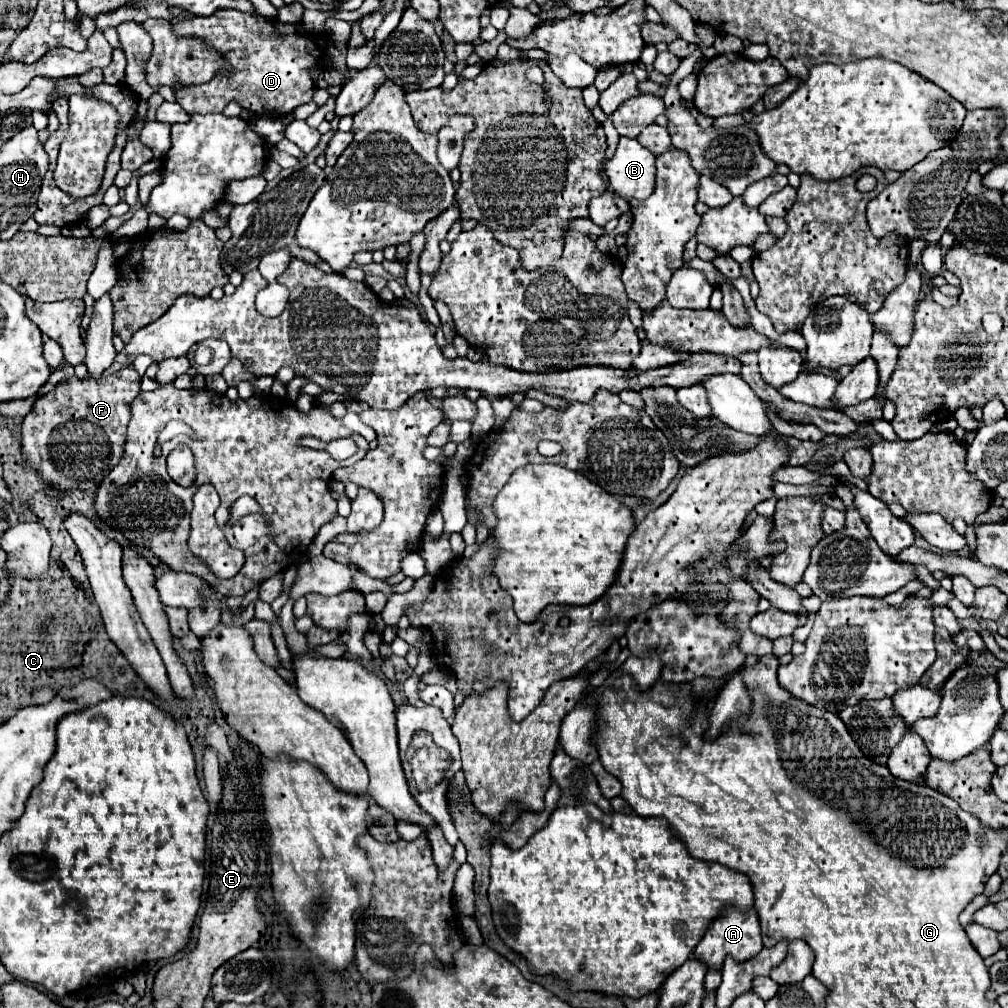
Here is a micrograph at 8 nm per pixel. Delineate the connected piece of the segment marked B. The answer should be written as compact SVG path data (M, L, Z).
M621 137L615 155L605 163L613 191L629 199L647 199L655 187L655 155L637 139Z

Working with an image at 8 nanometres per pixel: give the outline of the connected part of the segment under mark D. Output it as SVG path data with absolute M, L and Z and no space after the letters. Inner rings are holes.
M219 9L209 17L187 19L175 25L175 31L179 35L203 37L231 63L231 75L219 75L211 79L211 83L197 87L175 87L177 103L191 115L223 111L229 101L237 101L241 107L259 115L283 117L313 99L315 83L307 71L319 63L327 43L325 35L309 35L307 39L303 37L305 31L299 27L285 25L277 19L239 13L235 9Z

